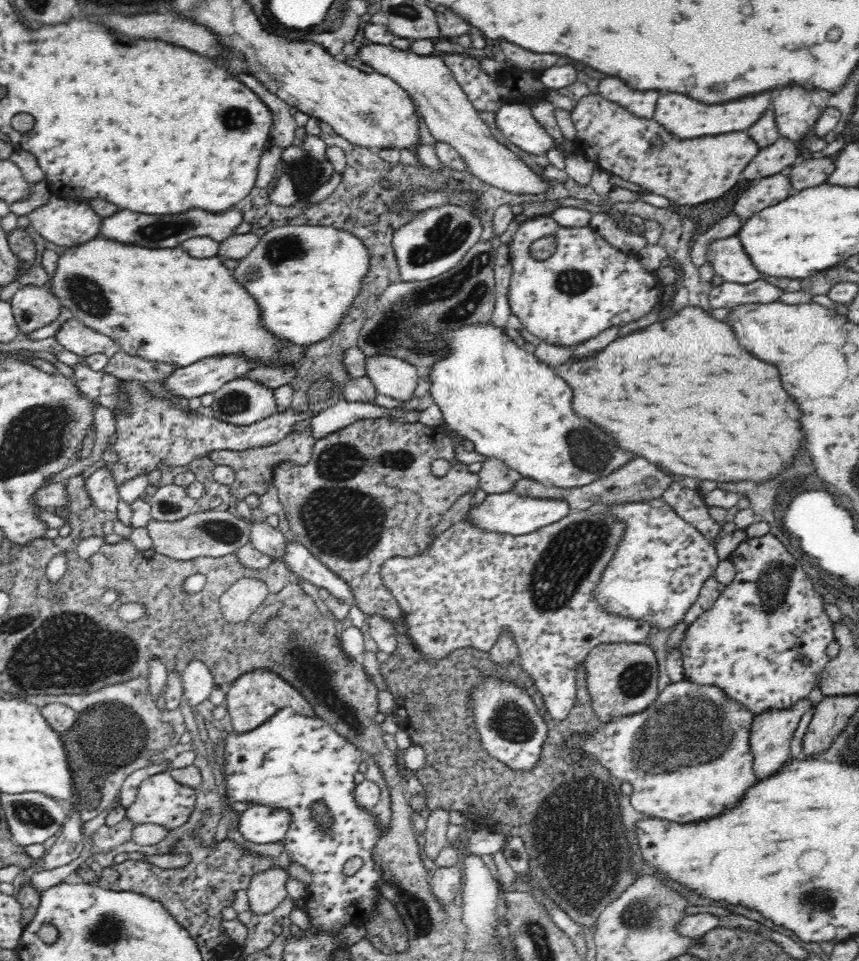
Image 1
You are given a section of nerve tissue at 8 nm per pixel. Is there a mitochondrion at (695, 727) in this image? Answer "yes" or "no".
yes

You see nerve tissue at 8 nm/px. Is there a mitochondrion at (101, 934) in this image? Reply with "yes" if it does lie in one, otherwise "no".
yes

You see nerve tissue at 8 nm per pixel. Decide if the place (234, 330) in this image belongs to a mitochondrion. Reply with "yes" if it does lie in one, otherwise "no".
no

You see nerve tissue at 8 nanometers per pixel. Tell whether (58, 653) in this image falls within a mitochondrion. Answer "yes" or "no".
yes

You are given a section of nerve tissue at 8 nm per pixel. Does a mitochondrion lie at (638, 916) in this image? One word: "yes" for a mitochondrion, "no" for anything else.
yes

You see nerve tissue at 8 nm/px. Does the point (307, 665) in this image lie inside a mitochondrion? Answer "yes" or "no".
yes

